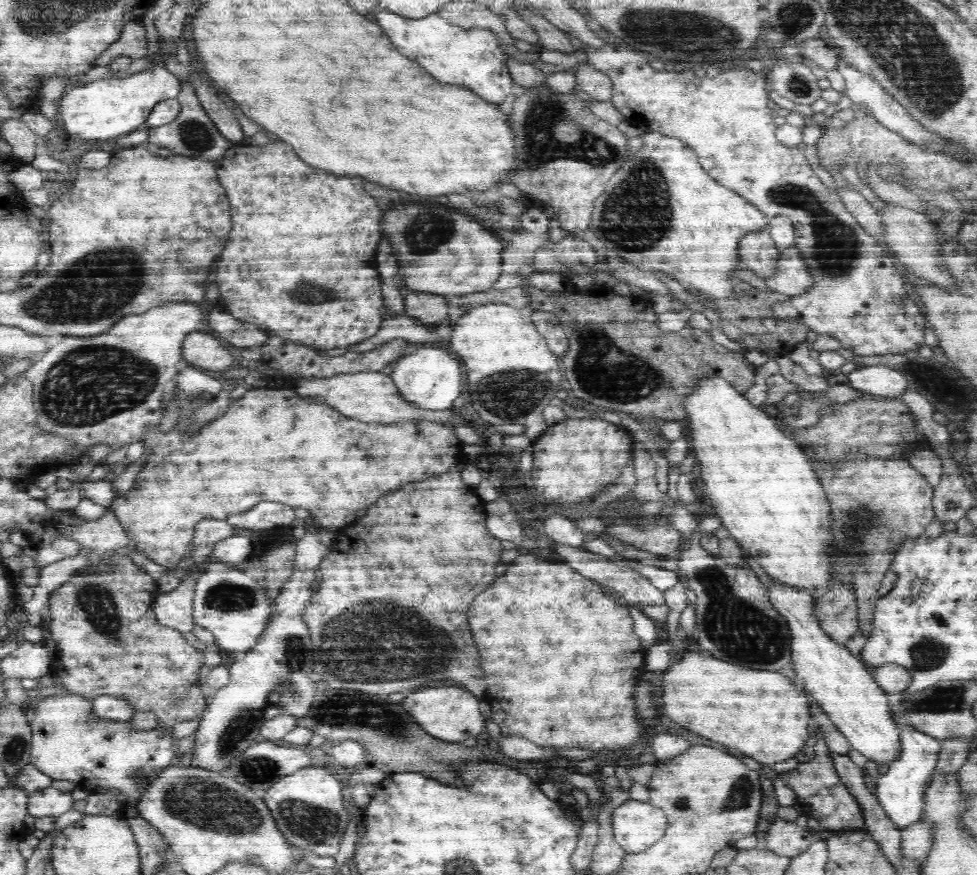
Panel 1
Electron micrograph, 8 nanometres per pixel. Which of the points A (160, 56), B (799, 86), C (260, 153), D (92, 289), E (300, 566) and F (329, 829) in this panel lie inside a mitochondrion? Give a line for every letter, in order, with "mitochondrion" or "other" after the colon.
A: other
B: mitochondrion
C: other
D: mitochondrion
E: other
F: mitochondrion

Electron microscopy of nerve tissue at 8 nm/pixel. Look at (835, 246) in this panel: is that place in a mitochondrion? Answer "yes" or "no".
yes

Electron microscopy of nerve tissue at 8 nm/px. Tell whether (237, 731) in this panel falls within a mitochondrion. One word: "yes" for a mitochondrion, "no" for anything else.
yes

